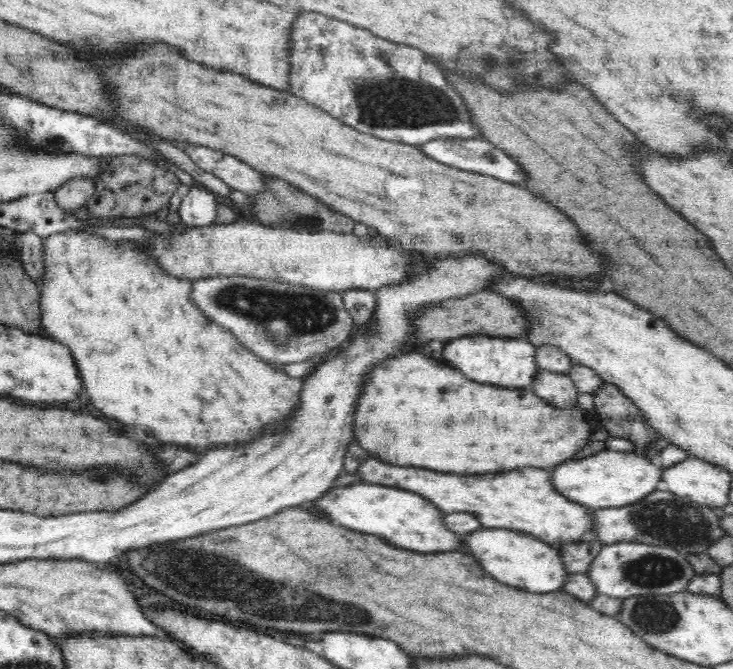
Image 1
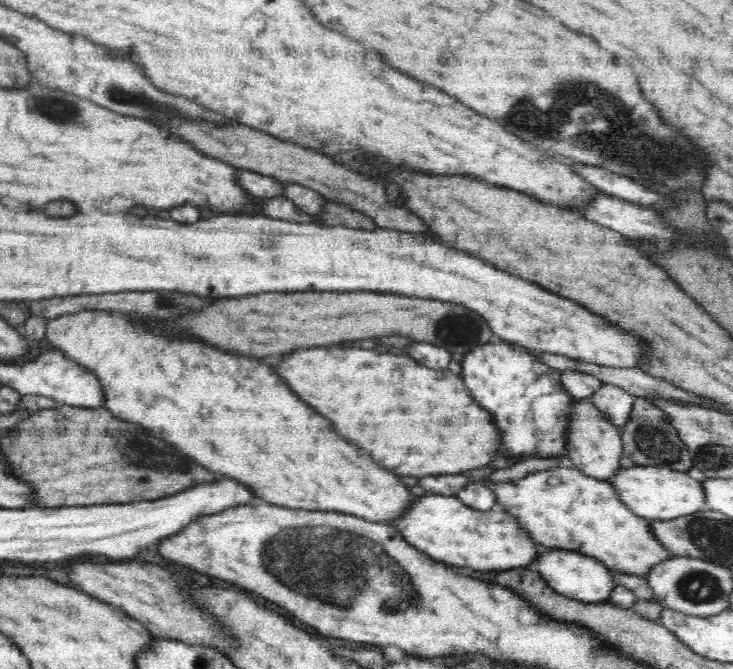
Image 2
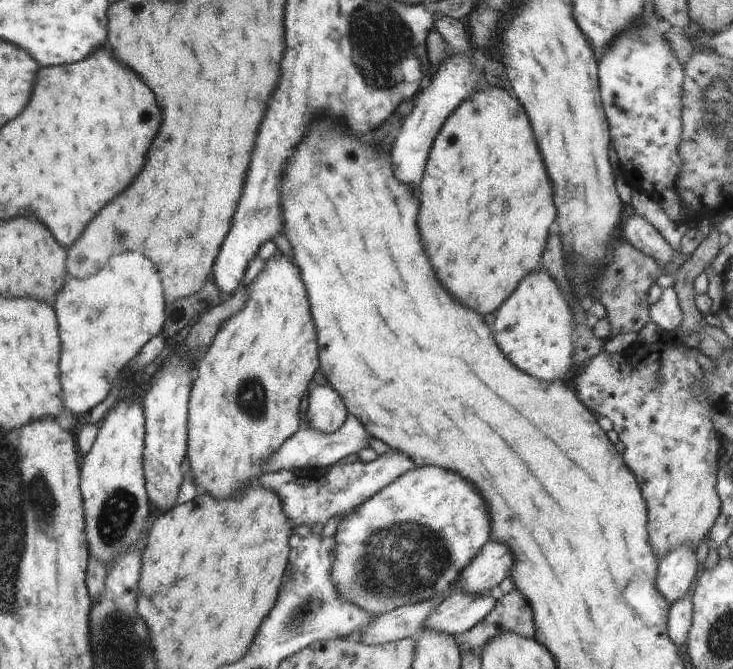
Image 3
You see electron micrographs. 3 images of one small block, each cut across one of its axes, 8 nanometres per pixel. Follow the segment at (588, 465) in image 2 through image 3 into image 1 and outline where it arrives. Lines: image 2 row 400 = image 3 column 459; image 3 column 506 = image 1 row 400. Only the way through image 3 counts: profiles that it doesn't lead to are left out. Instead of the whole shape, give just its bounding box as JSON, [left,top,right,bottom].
[530,369,578,409]

